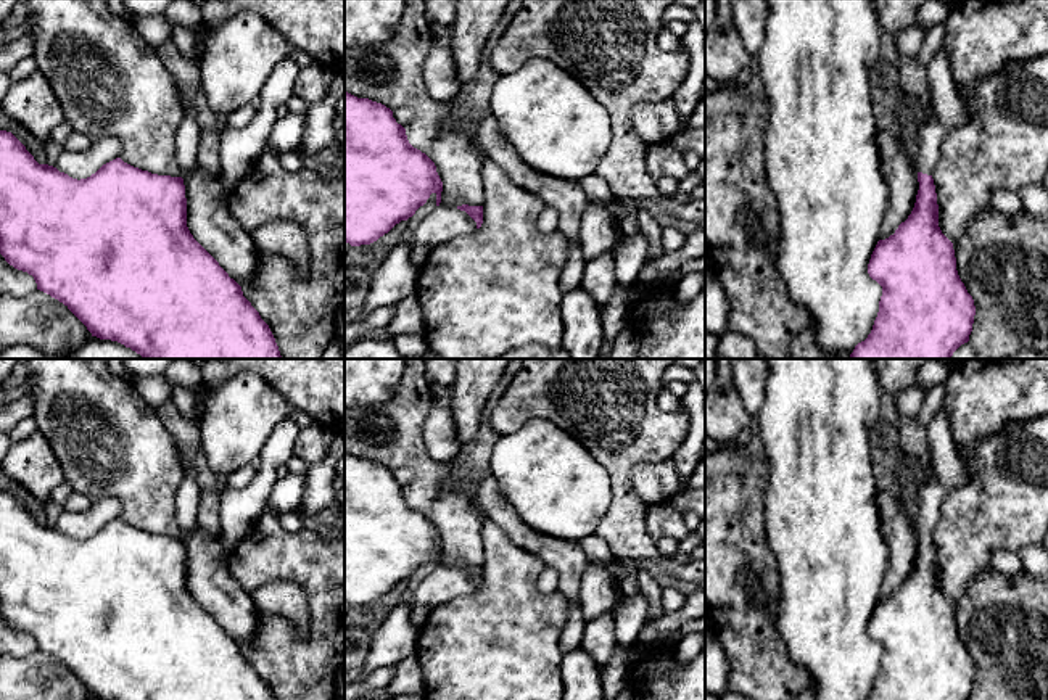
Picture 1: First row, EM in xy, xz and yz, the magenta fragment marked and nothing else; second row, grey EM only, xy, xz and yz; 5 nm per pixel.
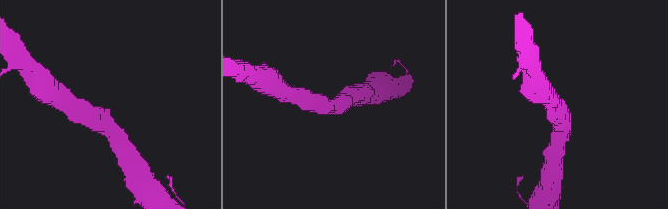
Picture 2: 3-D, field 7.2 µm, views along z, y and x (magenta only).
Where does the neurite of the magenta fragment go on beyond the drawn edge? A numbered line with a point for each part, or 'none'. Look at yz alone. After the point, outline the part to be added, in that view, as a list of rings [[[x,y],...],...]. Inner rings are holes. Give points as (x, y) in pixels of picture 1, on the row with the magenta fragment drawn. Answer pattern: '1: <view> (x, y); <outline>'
1: yz (950, 110); [[[940,45],[927,64],[927,84],[934,119],[924,124],[918,134],[918,172],[932,175],[940,158],[940,146],[948,132],[969,119],[969,109],[959,95],[951,74],[948,56]]]

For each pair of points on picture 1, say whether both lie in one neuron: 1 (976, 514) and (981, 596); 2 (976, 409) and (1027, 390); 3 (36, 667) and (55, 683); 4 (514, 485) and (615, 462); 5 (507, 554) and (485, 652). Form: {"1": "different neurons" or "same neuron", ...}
{"1": "different neurons", "2": "same neuron", "3": "same neuron", "4": "different neurons", "5": "same neuron"}

